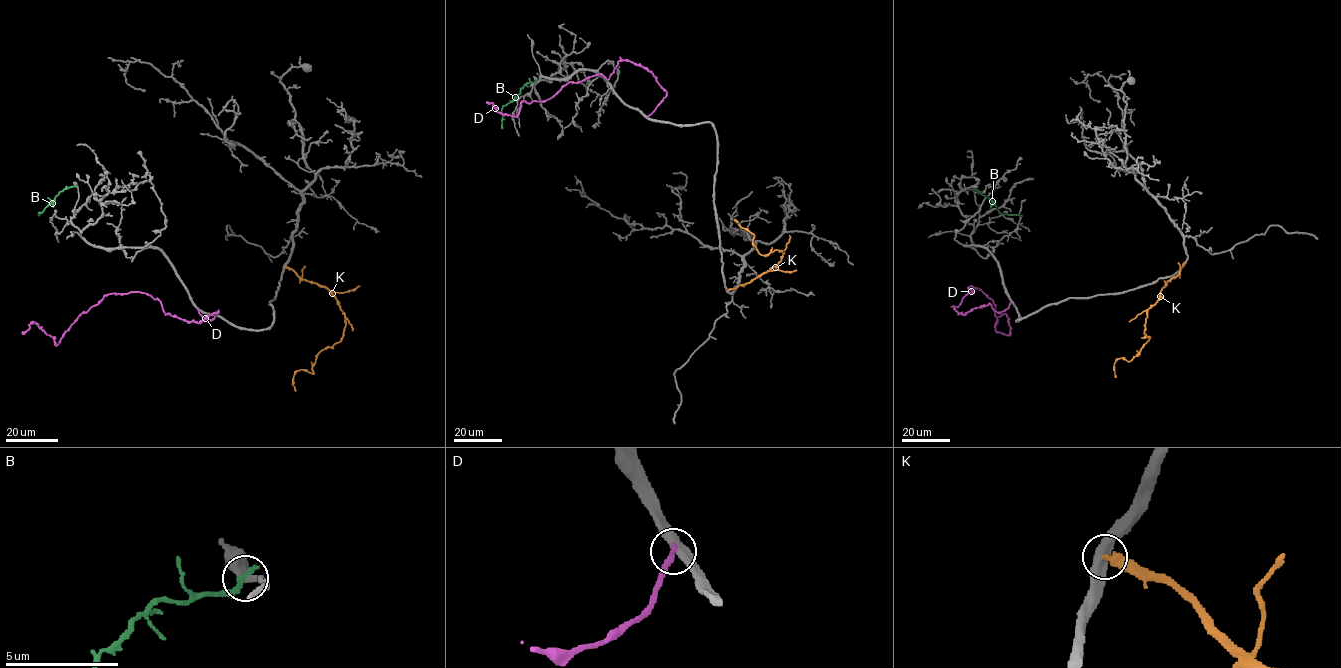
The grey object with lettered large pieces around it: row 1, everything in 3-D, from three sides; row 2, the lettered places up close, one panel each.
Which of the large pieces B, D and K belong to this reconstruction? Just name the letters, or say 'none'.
none

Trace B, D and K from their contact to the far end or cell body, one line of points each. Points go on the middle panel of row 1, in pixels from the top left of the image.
B: (536, 80), (526, 84), (513, 101), (504, 105), (501, 128)
D: (648, 117), (666, 91), (626, 60), (608, 79), (596, 74), (522, 101), (516, 116), (486, 102)
K: (727, 290), (764, 273), (783, 254), (775, 250), (761, 255), (754, 245), (753, 234), (737, 222)

